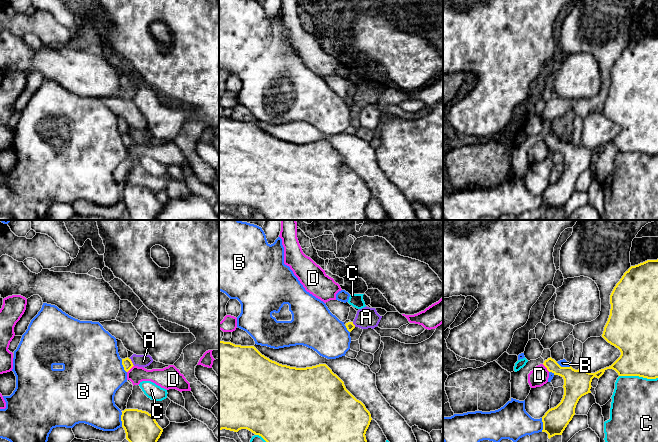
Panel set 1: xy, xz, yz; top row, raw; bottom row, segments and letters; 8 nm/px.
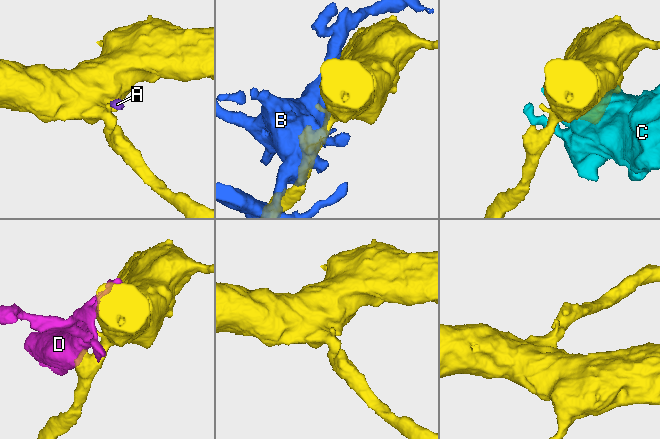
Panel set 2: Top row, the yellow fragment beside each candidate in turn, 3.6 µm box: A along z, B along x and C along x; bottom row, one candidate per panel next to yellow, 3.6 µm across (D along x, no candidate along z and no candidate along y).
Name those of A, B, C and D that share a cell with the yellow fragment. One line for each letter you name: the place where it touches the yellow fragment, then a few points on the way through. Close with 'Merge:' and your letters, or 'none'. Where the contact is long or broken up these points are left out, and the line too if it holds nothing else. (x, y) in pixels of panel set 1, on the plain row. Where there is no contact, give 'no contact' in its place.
Merge: none

